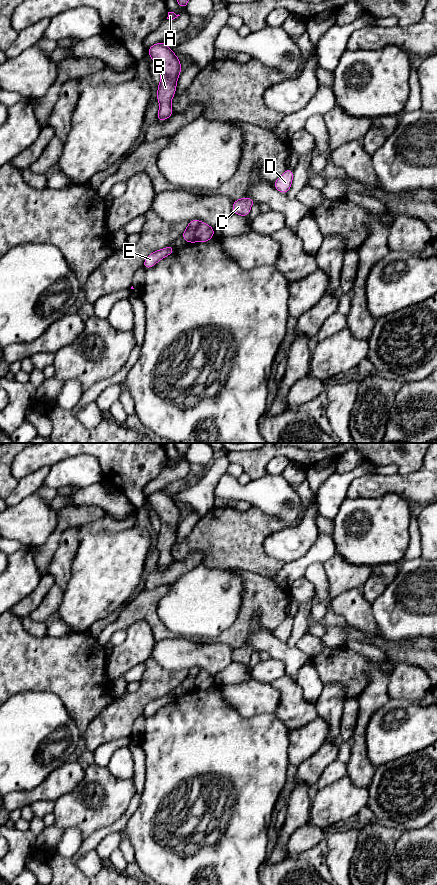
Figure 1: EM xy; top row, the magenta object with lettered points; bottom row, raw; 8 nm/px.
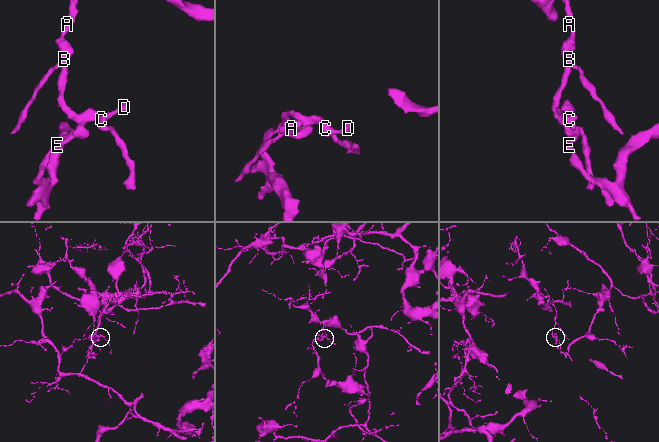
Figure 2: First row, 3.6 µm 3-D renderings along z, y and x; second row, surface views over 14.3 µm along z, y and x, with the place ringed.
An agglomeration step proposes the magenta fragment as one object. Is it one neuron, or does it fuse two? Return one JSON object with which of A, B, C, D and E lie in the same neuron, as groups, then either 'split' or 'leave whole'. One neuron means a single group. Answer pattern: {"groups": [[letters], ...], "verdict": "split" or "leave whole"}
{"groups": [["A", "B", "C", "D"], ["E"]], "verdict": "split"}

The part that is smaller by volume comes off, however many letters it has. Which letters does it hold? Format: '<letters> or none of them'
A, B, C, D

